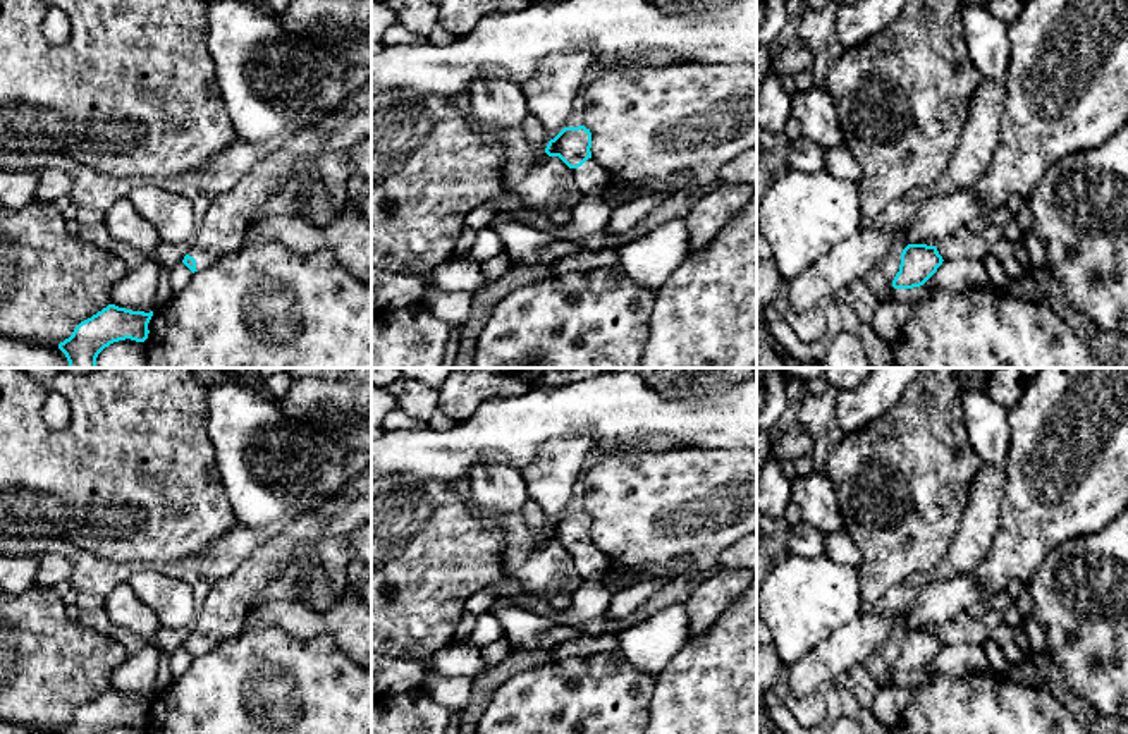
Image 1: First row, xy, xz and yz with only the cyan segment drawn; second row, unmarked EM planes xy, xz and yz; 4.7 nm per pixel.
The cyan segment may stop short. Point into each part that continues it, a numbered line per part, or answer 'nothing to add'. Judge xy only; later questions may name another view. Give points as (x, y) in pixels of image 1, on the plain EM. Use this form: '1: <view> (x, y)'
1: xy (224, 612)

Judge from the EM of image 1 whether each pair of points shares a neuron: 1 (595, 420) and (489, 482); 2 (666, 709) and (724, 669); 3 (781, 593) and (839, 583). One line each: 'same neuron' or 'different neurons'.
1: different neurons
2: same neuron
3: same neuron

